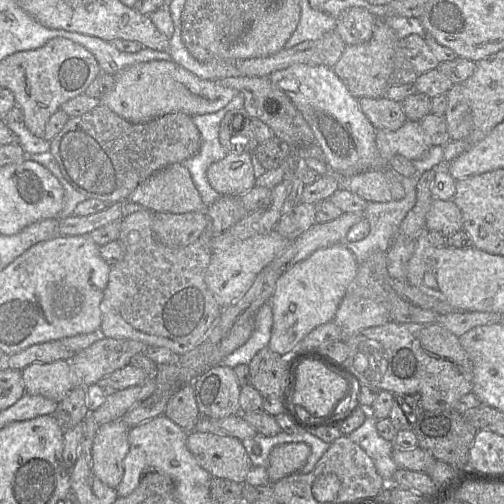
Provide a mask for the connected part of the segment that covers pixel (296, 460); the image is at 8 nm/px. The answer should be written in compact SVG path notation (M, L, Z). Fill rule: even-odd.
M304 442L285 443L272 449L268 457L267 475L270 484L299 472L306 464L311 448Z

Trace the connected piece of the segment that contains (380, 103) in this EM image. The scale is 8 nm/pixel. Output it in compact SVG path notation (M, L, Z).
M386 97L358 99L359 106L376 129L395 131L408 120L401 103Z

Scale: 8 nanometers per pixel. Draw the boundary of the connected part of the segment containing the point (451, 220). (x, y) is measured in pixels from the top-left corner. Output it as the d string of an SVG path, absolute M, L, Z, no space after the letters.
M433 199L426 215L425 227L449 237L462 230L461 211L452 199Z

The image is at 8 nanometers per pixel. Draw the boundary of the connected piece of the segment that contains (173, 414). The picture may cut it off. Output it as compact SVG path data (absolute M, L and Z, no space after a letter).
M184 384L175 391L165 407L164 415L186 432L195 429L200 412L191 384Z

